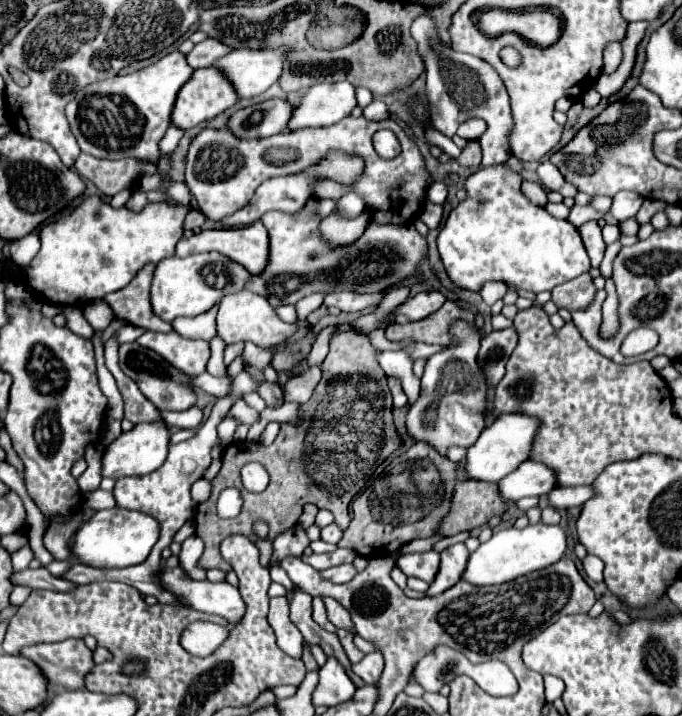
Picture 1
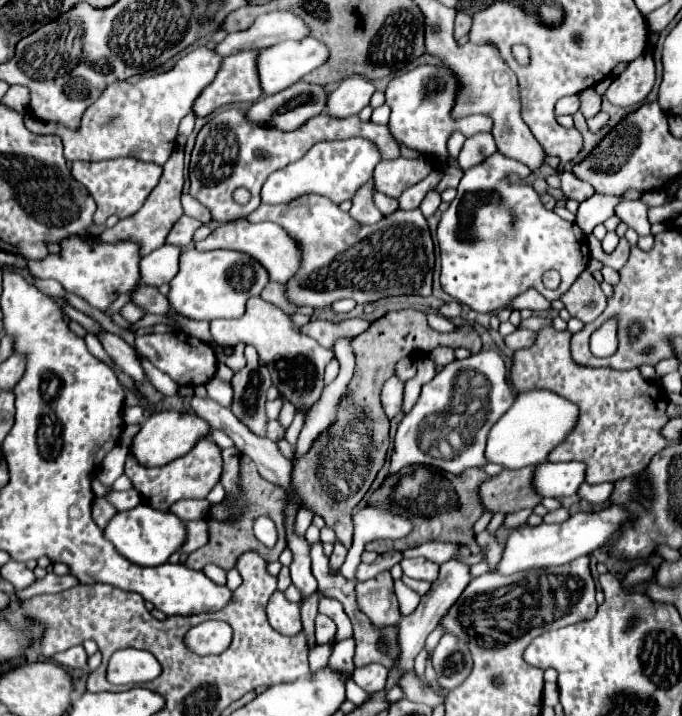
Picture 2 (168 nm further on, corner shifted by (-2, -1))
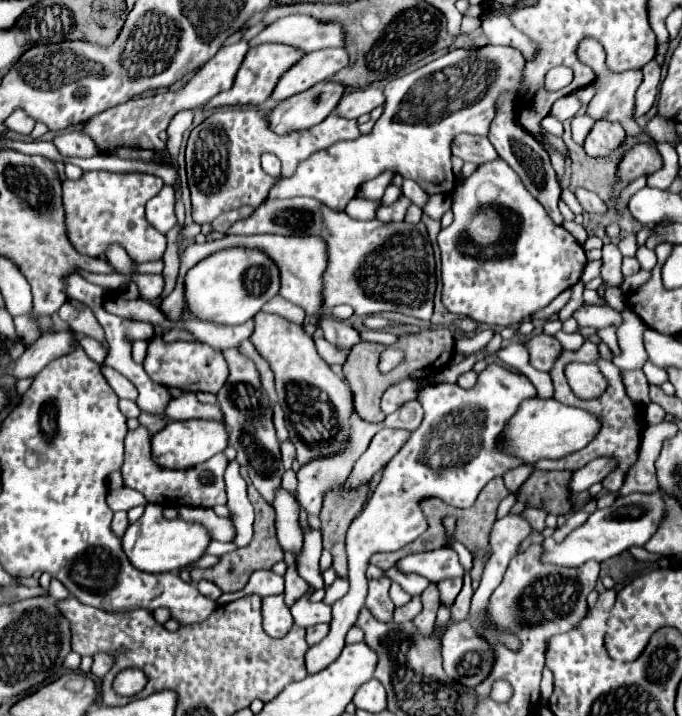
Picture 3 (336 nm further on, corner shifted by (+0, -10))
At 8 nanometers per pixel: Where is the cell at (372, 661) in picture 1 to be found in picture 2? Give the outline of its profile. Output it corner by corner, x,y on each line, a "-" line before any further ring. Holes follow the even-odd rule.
372,663
372,665
366,665
366,667
356,667
352,679
354,679
354,683
358,687
362,687
368,693
372,693
372,691
384,689
386,675
388,675
388,669
386,667

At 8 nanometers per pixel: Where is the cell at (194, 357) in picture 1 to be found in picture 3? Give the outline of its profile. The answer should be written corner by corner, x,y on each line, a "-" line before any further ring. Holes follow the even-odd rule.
154,336
148,346
146,372
154,382
160,382
164,386
176,386
184,392
218,394
218,390
224,386
224,382
228,378
228,364
220,352
216,352
212,346
208,346
204,342
176,340
172,344
164,344
162,338

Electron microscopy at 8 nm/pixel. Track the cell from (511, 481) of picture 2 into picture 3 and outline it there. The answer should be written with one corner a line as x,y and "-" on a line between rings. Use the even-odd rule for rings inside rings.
534,470
534,474
524,482
518,492
518,500
528,502
528,506
536,506
546,510
548,514
568,514
572,510
570,500
570,478
572,472
544,472

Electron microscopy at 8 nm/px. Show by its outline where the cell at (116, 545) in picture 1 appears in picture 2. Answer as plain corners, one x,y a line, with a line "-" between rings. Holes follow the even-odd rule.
140,503
134,509
118,511
104,527
104,535
124,559
130,559
136,565
162,565
184,543
186,529
184,521
174,513
162,513

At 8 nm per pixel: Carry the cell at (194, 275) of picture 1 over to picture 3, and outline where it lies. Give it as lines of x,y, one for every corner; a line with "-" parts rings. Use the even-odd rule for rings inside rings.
228,248
210,254
186,274
186,304
192,316
216,324
244,324
278,294
280,270
272,258
258,248

